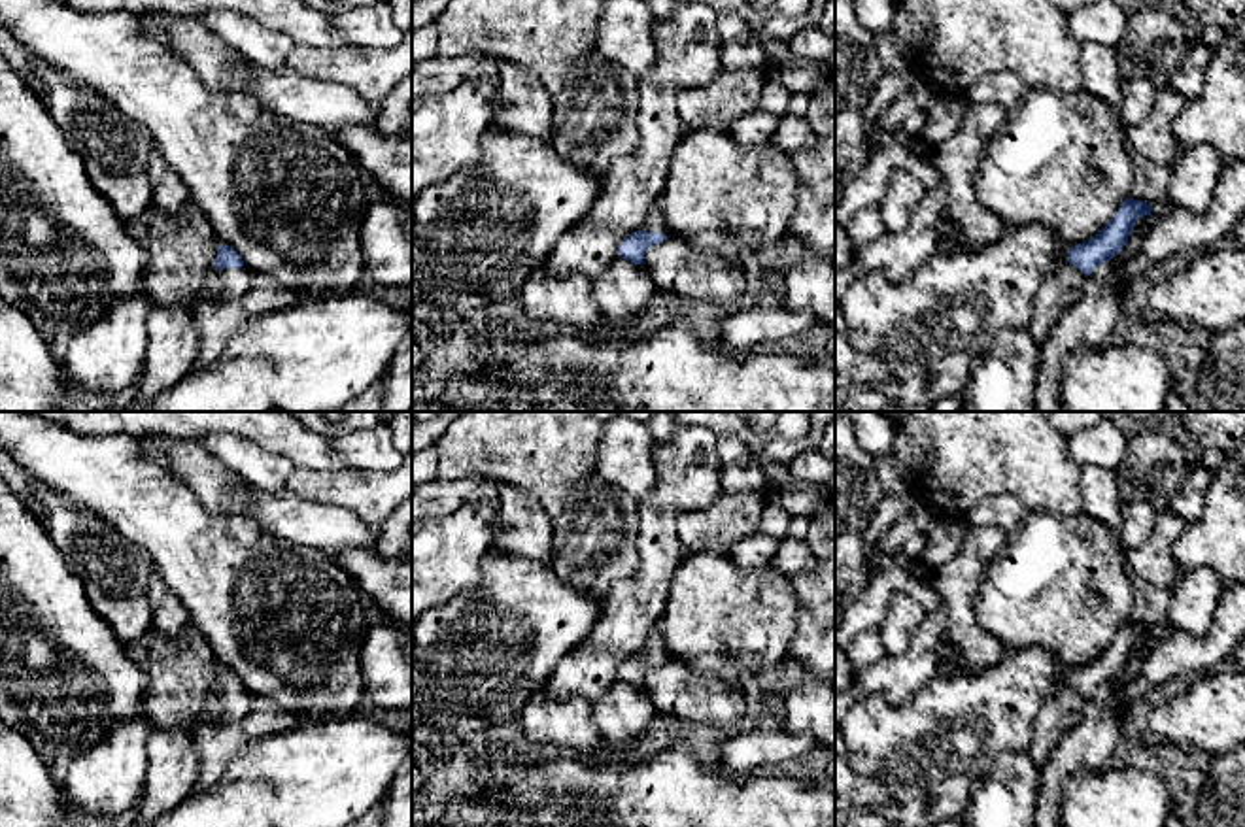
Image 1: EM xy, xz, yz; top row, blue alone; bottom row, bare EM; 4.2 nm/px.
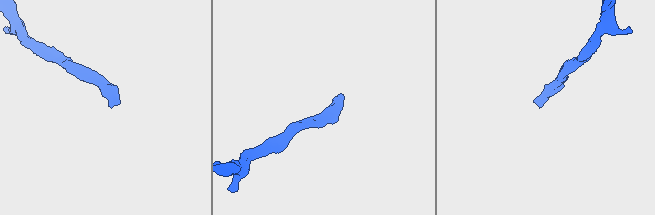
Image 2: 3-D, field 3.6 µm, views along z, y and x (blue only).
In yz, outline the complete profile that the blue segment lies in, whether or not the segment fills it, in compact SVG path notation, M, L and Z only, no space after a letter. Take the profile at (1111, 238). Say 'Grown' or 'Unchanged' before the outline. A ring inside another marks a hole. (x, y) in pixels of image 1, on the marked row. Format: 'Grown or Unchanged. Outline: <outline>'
Grown. Outline: M1126 198L1113 219L1088 242L1069 249L1069 261L1060 264L1039 287L1028 332L1041 346L1058 317L1083 295L1088 276L1098 264L1117 257L1135 223L1151 215L1152 204Z

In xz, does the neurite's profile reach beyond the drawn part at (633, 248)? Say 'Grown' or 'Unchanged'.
Grown

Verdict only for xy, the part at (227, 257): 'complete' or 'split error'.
split error

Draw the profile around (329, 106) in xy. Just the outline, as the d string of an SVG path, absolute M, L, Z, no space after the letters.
M249 62L246 93L263 111L334 132L353 125L374 125L374 110L348 85L310 79L281 68L263 70Z

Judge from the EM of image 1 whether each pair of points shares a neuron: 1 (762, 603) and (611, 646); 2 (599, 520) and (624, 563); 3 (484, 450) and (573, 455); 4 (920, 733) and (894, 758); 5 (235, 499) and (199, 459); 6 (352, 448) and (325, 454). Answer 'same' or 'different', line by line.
1: different
2: same
3: same
4: same
5: same
6: different

